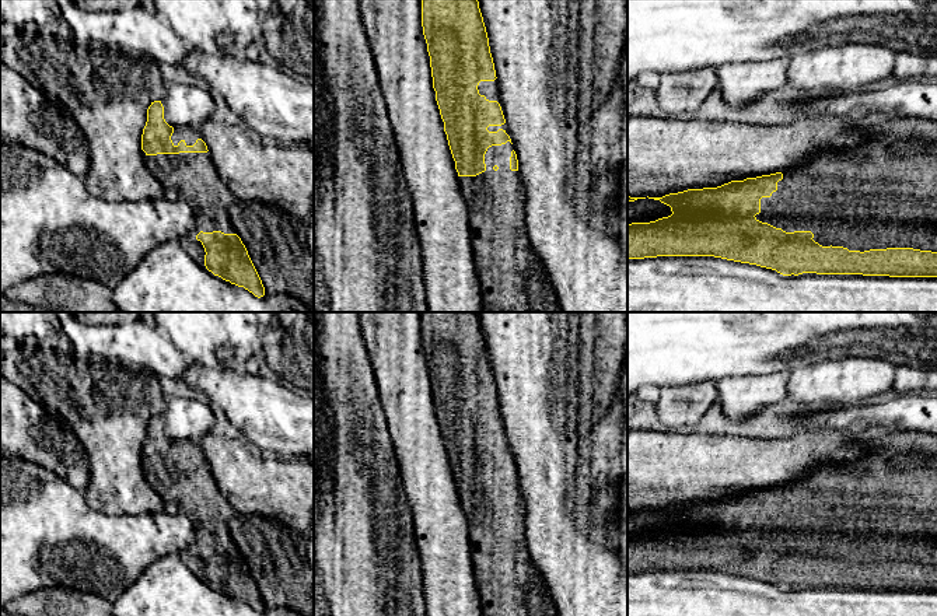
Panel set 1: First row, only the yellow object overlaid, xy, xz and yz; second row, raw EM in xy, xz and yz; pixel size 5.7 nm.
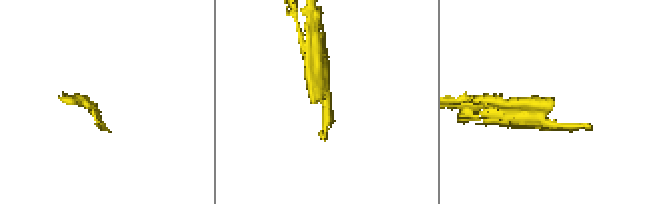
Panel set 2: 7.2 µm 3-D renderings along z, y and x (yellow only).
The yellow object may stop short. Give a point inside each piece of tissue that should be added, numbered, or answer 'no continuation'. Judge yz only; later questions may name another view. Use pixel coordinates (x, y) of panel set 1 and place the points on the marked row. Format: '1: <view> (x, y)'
1: yz (883, 193)

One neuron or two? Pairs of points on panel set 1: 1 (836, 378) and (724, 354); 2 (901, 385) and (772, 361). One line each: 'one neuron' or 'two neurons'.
1: two neurons
2: two neurons

